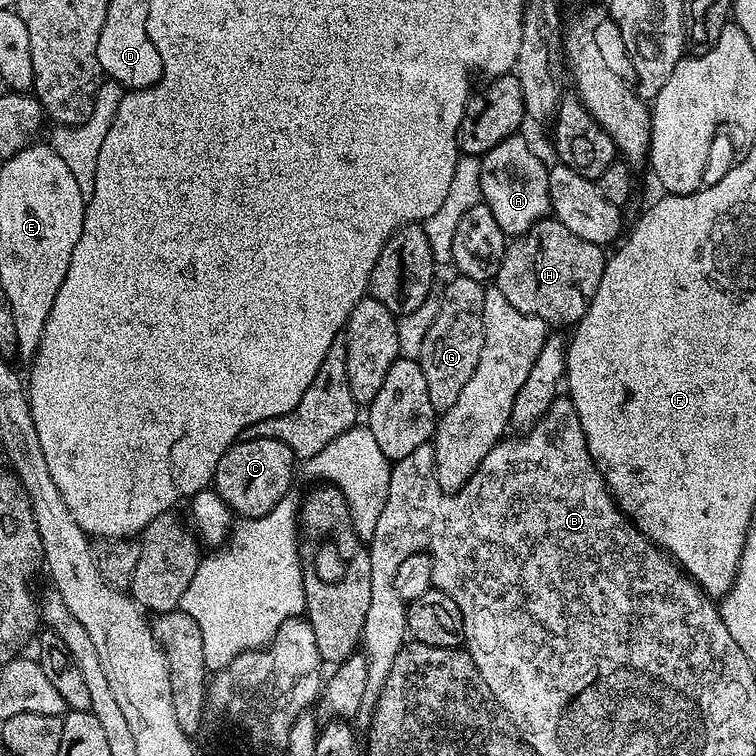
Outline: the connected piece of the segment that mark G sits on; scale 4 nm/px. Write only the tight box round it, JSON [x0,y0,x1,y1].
[419,274,485,414]

